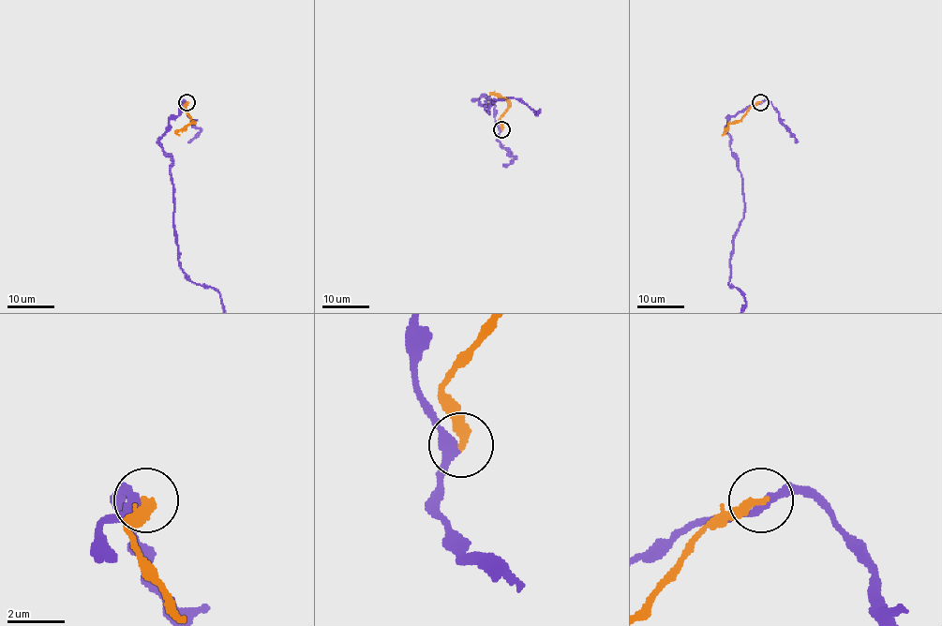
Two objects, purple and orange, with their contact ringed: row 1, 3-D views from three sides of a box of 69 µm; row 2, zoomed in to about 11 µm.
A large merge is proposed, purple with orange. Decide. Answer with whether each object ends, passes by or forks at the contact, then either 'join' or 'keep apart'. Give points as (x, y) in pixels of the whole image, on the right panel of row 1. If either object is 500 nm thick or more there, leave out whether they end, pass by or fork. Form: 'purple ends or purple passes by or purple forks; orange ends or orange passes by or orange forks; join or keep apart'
purple passes by; orange ends; keep apart

